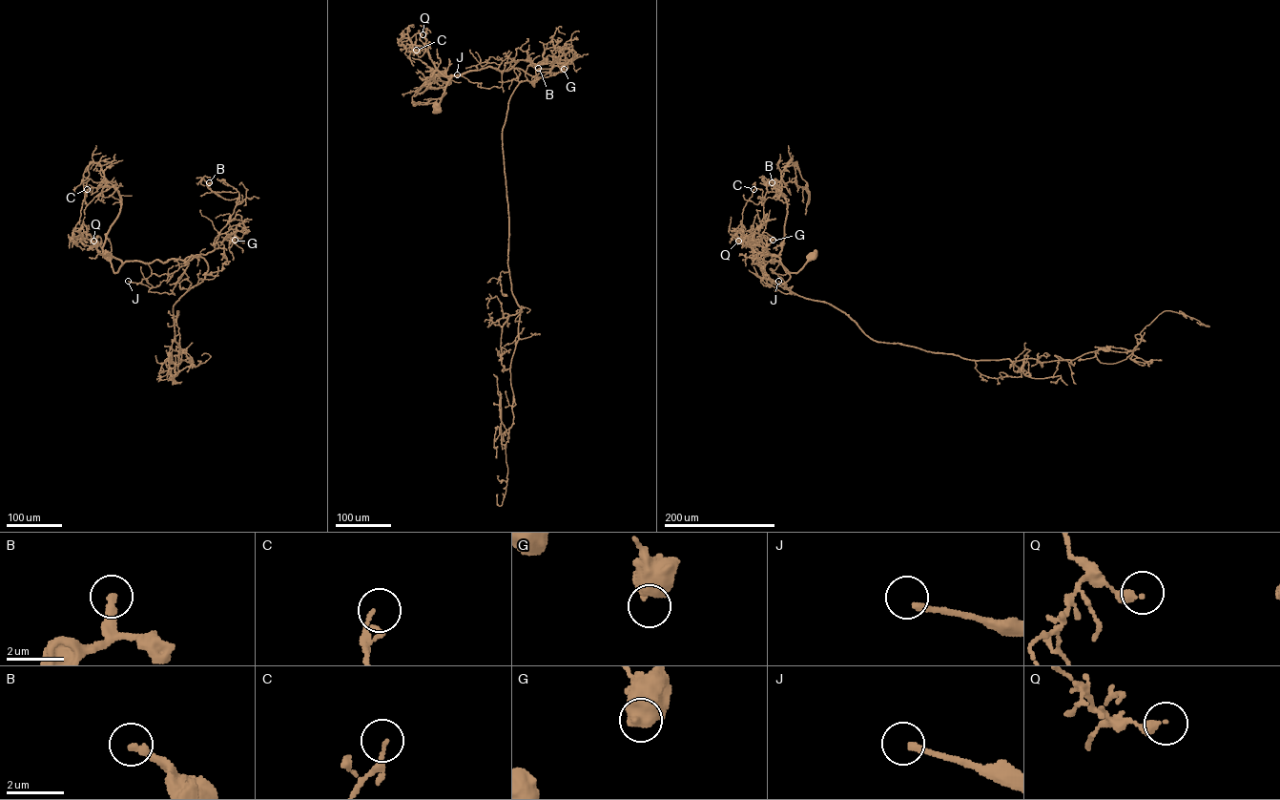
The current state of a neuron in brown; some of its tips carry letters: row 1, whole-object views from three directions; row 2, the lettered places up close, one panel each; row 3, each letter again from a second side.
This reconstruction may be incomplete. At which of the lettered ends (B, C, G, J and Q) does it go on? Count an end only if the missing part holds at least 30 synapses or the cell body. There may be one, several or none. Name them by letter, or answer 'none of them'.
B, J

